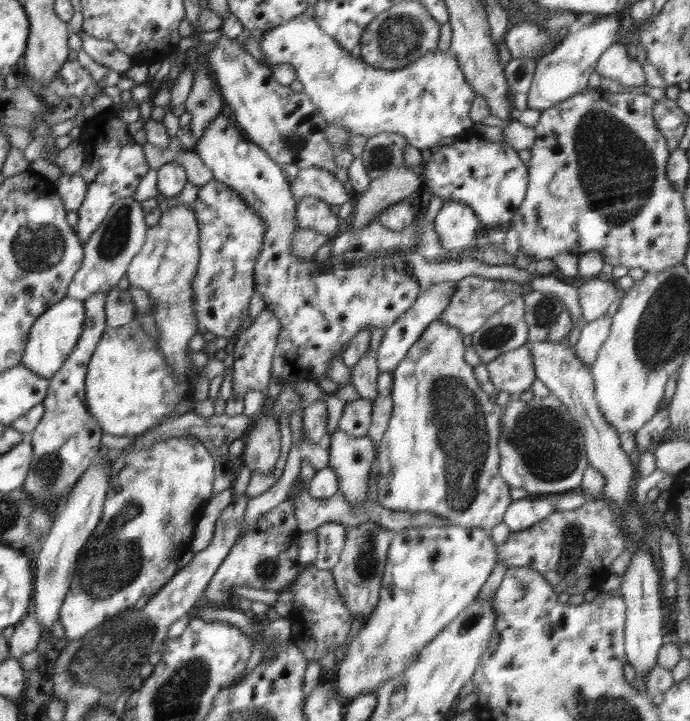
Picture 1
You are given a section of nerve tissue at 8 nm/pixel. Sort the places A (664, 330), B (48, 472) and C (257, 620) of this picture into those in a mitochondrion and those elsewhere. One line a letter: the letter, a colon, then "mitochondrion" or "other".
A: mitochondrion
B: mitochondrion
C: other

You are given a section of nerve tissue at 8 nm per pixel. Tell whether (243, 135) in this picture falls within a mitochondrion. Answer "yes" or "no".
no

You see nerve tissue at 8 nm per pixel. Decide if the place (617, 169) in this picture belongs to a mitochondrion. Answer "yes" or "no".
yes

